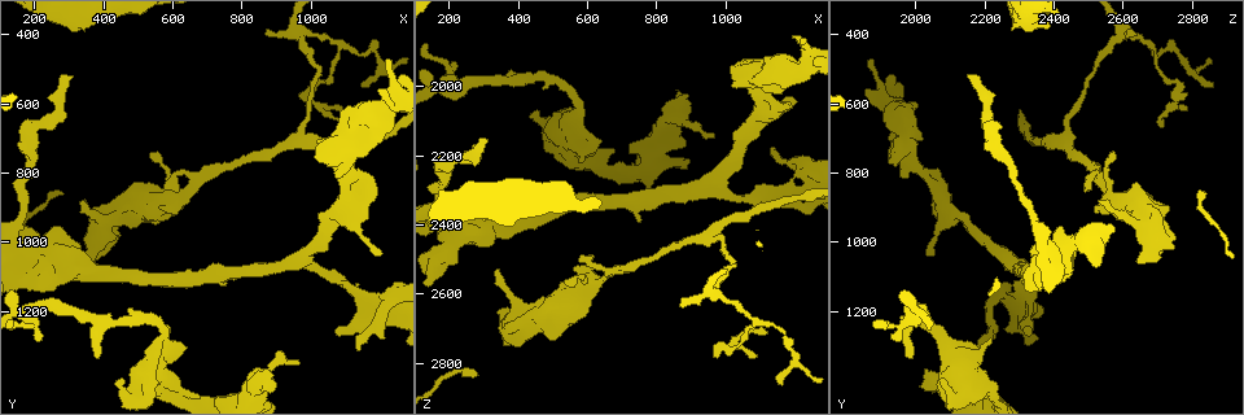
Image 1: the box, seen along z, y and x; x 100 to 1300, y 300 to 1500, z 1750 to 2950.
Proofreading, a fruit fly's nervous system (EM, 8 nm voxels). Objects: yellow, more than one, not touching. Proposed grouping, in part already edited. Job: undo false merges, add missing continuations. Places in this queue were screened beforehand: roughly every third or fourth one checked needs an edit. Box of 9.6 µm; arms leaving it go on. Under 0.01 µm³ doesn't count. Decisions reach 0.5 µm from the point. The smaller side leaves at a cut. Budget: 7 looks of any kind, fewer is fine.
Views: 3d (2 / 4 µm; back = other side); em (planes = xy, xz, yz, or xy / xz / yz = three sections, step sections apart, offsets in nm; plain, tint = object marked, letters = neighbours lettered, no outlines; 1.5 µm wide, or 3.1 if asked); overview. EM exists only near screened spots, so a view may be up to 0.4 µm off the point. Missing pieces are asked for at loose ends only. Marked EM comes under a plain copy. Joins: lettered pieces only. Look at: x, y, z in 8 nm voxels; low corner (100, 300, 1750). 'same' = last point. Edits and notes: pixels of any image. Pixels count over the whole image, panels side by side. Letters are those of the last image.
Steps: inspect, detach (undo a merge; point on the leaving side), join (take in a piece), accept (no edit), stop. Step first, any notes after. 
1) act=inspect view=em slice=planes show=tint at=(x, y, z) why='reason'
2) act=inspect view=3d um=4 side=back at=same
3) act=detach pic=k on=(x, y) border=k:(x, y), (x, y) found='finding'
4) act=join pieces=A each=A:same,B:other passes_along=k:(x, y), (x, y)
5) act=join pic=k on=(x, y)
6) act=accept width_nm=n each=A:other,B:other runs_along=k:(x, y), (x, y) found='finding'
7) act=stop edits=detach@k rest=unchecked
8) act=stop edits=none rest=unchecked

act=inspect view=em slice=yz step=8 show=tint at=(1180, 1190, 2340)

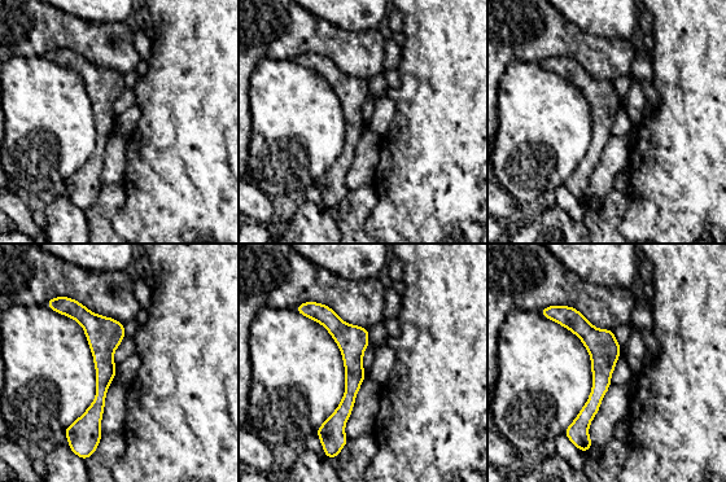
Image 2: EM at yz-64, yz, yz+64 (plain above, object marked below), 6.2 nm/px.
act=inspect view=em slice=planes show=letters at=same why='another direction'

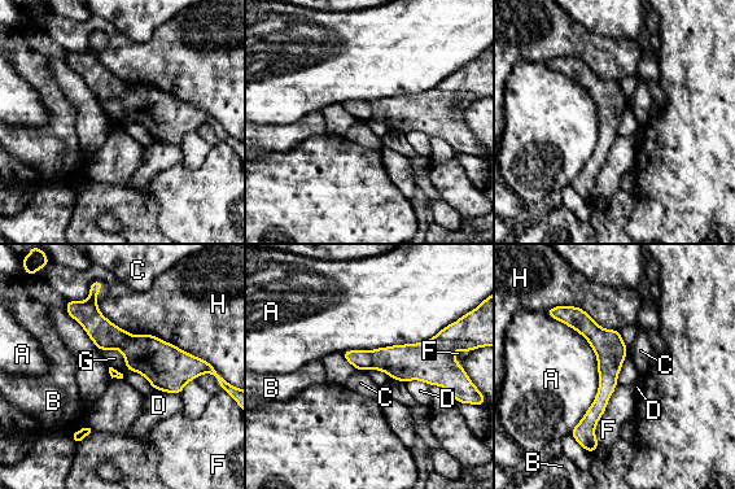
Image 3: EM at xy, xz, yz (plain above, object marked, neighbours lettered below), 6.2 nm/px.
act=accept width_nm=260 longest_contact=A:850nm each=A:other,B:other,C:other,D:other,F:other,G:other,H:other found='all the same cell'

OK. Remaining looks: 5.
act=inspect view=em slice=planes show=letters at=(1090, 620, 2780) why='branch stops here'

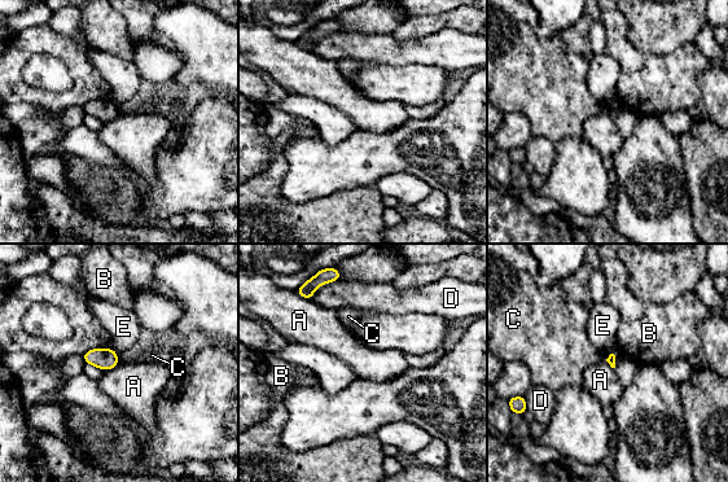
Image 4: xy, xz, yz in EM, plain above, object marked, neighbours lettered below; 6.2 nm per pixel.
act=accept longest_contact=B:190nm each=A:other,B:other,C:other,D:other,E:other border=4:(119, 362), (102, 372) found='none of them fits'

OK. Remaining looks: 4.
act=inspect view=em slice=xz step=4 show=tint at=(920, 720, 2450)

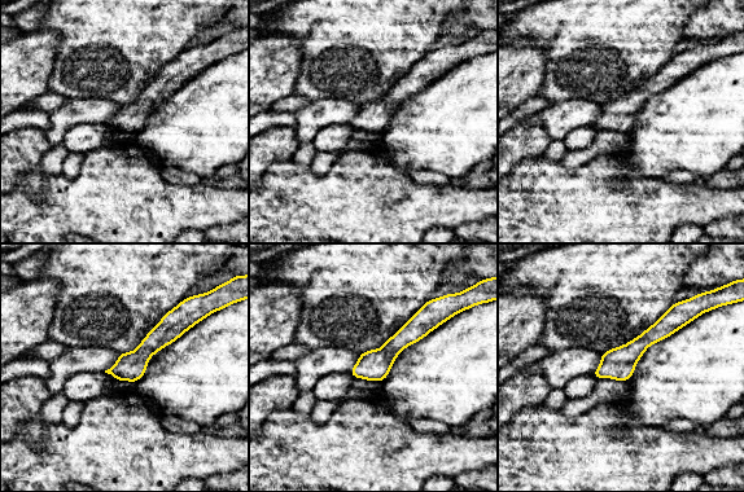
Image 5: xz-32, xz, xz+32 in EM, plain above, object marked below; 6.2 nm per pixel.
act=inspect view=em slice=xy step=4 show=letters at=same why='cut it another way'

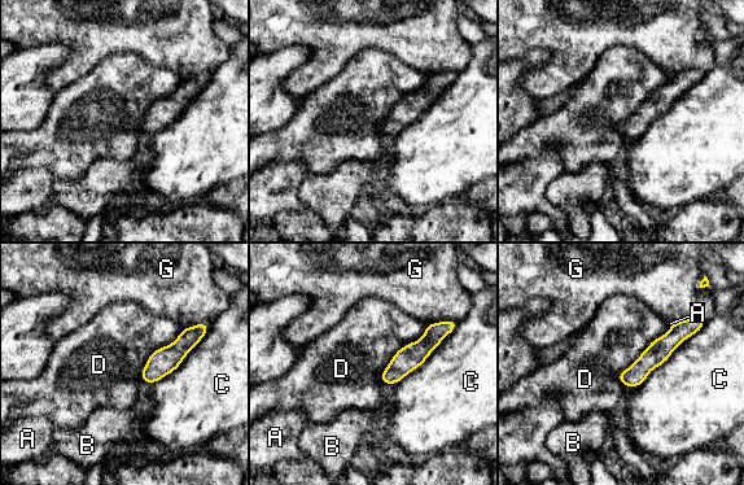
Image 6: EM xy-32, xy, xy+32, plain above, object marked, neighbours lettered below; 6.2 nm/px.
act=accept each=A:other,B:other,C:other,D:other,G:other border=6:(699, 330), (686, 337), (638, 387) found='one cell here'

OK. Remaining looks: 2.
act=stop edits=none rest=unchecked

